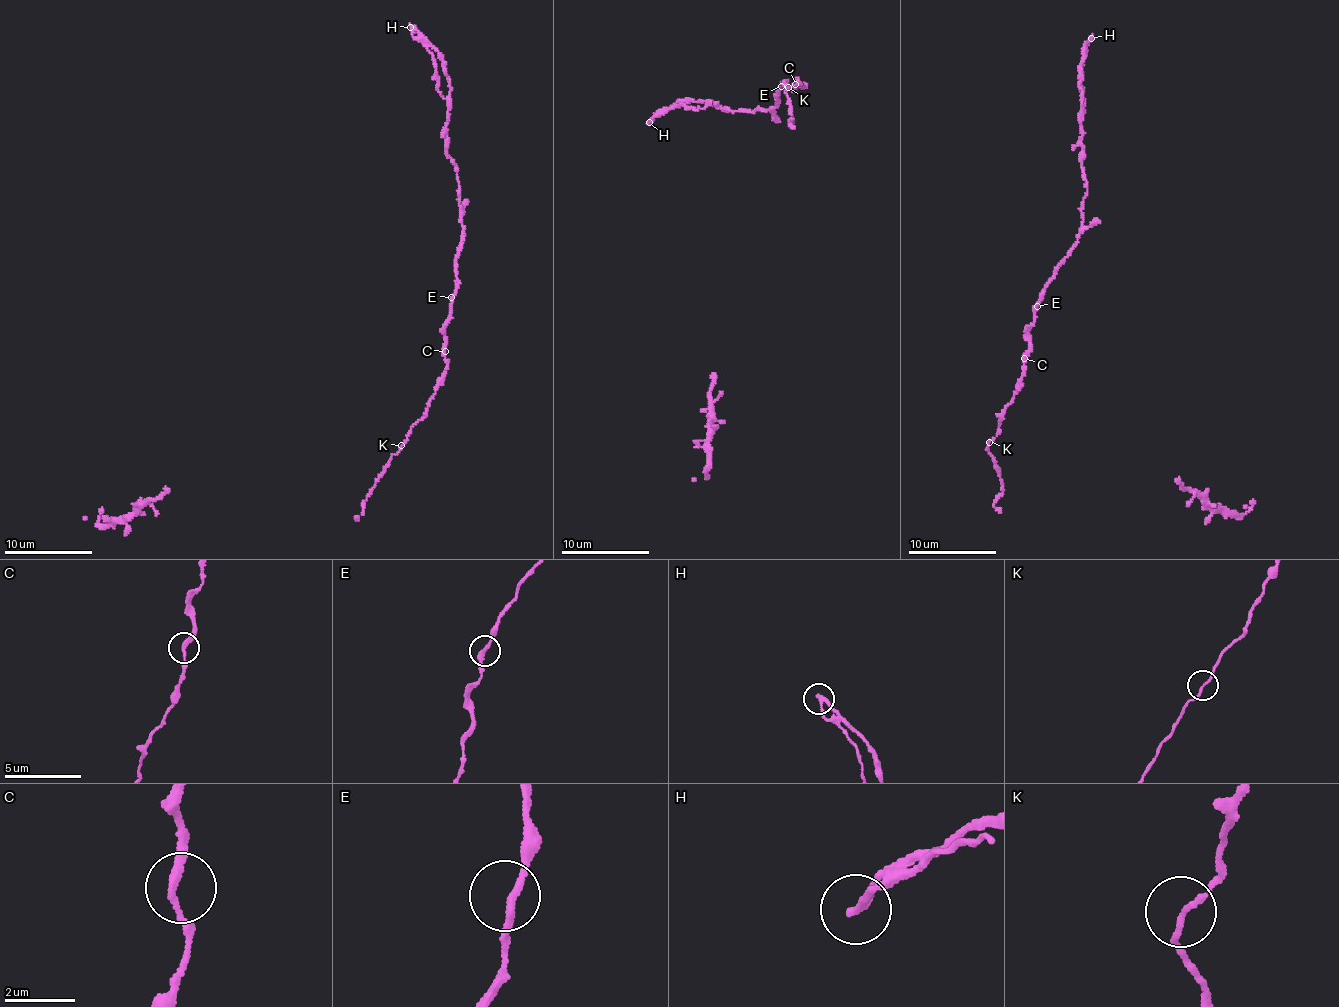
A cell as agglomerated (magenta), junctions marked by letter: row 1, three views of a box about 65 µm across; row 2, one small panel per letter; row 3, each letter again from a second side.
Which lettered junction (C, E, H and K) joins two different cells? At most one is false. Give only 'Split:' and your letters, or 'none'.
Split: H

